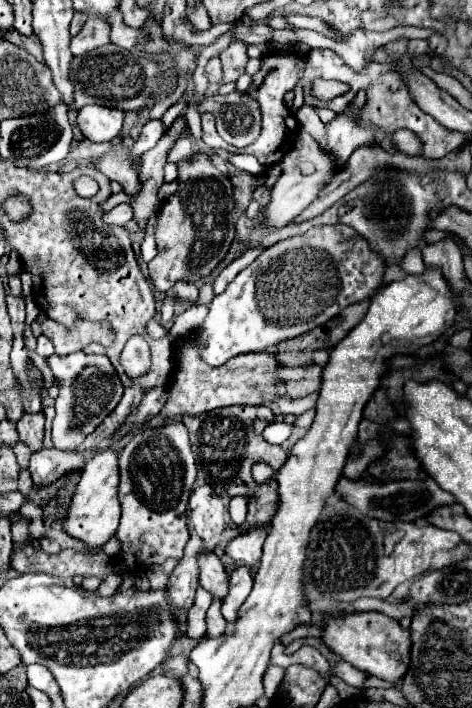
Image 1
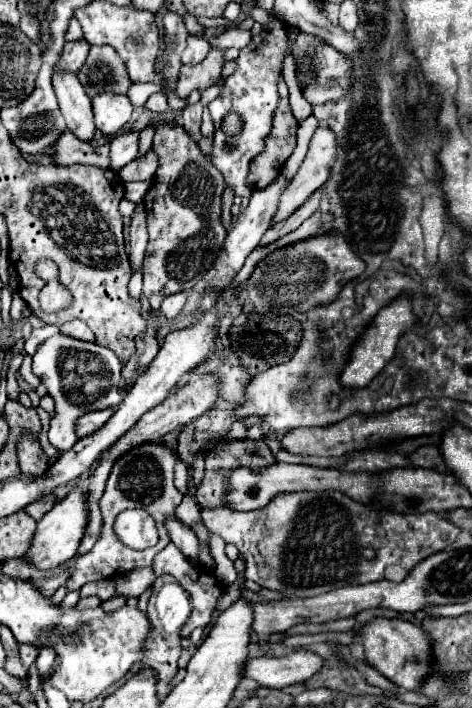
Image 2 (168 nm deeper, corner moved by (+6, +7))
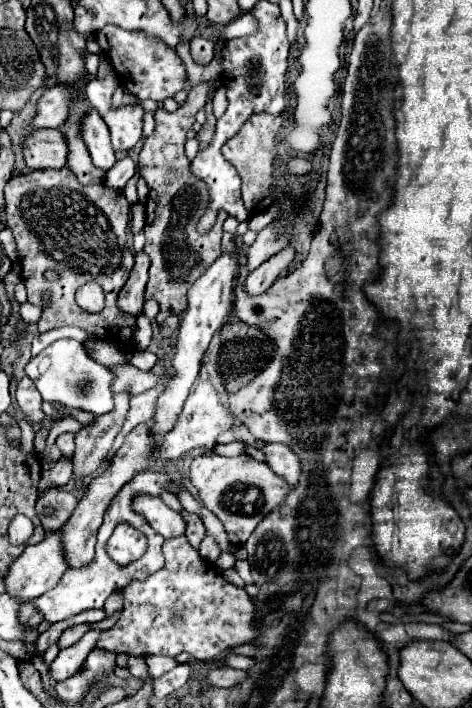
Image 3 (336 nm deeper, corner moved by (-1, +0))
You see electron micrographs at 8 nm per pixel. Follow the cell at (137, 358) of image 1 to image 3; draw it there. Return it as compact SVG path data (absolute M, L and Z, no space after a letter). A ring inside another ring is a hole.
M208 84L194 86L182 108L166 114L164 108L156 110L156 130L144 140L138 160L138 172L146 180L150 194L146 200L146 244L144 252L150 256L150 280L146 286L146 298L154 298L160 304L156 322L162 324L172 314L182 314L188 306L188 288L206 272L206 268L222 254L222 224L228 218L226 212L218 214L214 228L208 234L196 232L196 222L208 206L208 188L202 180L190 174L190 160L184 154L187 132L194 124L194 116L204 108L208 96Z

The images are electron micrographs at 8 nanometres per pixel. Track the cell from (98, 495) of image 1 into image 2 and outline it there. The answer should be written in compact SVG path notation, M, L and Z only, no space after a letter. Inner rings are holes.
M77 485L65 499L57 501L57 505L53 505L53 509L49 513L45 513L45 517L37 523L35 539L27 551L29 561L37 569L51 569L51 567L57 567L57 565L73 559L81 545L81 537L85 535L87 523L89 523L89 517L87 517L87 505L85 505L85 489L81 489Z

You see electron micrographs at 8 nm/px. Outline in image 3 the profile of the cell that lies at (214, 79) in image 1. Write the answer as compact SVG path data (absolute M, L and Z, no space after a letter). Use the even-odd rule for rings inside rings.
M196 36L192 42L190 42L190 52L192 52L192 58L196 64L210 64L212 58L214 58L214 44L202 36Z

